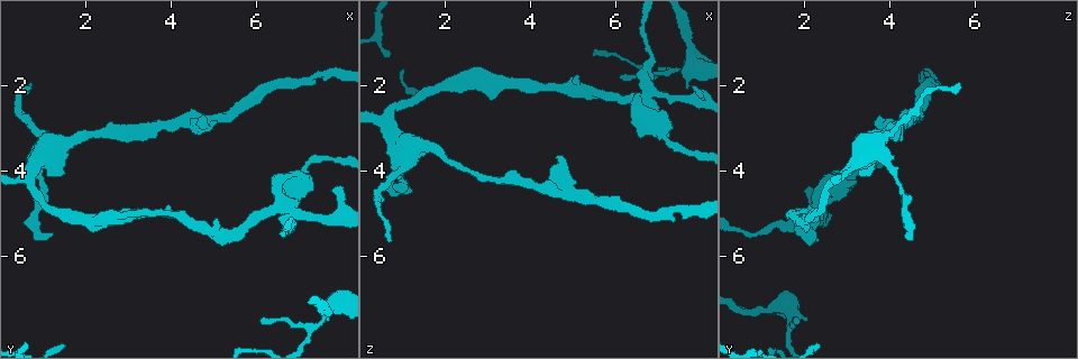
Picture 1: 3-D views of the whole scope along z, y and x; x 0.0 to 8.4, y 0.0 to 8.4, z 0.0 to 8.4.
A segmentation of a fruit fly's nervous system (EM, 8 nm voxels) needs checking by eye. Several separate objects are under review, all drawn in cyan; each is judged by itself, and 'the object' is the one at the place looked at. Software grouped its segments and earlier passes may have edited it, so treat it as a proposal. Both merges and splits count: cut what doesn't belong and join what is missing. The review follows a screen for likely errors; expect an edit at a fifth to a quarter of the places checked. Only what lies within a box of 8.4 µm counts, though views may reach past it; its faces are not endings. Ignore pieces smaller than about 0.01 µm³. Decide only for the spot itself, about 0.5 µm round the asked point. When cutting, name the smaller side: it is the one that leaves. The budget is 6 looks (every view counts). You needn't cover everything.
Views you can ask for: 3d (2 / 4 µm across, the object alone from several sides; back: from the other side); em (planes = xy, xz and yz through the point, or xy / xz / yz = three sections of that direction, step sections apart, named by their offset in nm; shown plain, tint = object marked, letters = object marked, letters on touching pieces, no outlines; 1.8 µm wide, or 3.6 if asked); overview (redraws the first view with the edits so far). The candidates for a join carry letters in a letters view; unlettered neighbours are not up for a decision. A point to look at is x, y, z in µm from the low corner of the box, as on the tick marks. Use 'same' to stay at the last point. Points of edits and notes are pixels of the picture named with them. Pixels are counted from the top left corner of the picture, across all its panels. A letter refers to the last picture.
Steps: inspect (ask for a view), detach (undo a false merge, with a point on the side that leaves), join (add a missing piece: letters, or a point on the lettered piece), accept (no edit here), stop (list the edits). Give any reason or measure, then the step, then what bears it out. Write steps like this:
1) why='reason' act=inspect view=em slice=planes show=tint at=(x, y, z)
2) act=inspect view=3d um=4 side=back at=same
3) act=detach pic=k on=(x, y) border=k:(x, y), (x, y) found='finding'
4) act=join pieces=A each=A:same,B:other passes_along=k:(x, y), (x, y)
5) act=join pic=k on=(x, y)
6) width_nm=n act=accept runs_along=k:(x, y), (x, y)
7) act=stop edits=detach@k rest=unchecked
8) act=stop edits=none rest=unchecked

why='free end' act=inspect view=em slice=planes show=plain at=(1.25, 5.45, 4.50)

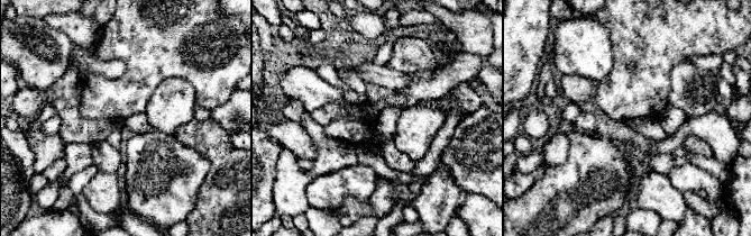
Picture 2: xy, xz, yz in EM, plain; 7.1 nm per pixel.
why='see the neighbours' act=inspect view=em slice=planes show=letters at=same

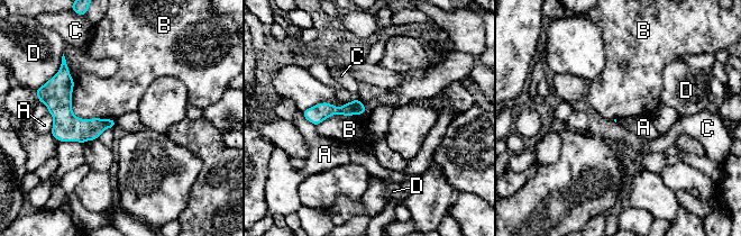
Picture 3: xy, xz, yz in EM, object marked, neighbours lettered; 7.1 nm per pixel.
act=accept each=A:other,B:other,C:other,D:other found='none of them fits'

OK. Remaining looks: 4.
why='sudden change in width' act=inspect view=em slice=xz step=8 show=letters at=(0.75, 4.15, 2.80)

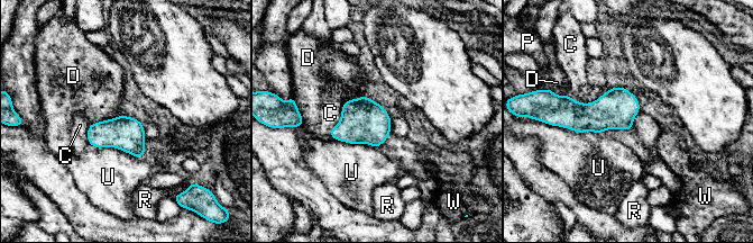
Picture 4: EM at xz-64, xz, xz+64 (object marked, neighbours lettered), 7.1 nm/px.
width_nm=240 act=accept each=C:other,D:other,P:other,R:other,U:other,W:other found='continuous, no second cell'

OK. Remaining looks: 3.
why='calibre changes' act=inspect view=3d um=2 at=(6.90, 5.25, 1.35)

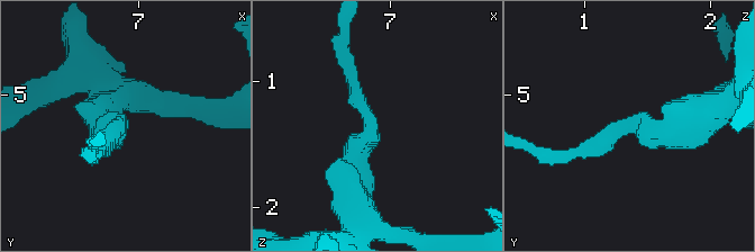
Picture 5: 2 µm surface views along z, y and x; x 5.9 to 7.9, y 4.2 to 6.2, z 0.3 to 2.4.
why='shape alone is not enough' act=inspect view=em slice=planes show=letters at=(6.84, 5.26, 1.30)

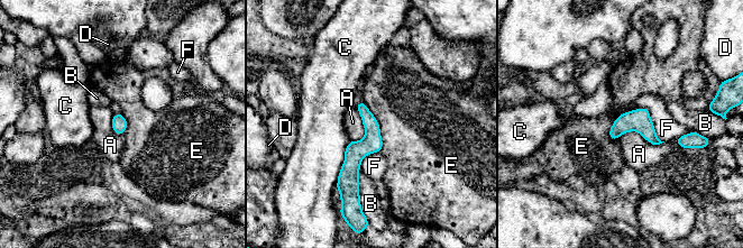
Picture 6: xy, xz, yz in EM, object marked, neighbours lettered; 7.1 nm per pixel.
longest_contact=E:400nm act=accept each=A:other,B:other,C:other,D:other,E:other,F:other found='all the same cell'

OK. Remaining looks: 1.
act=stop edits=none rest=unchecked

